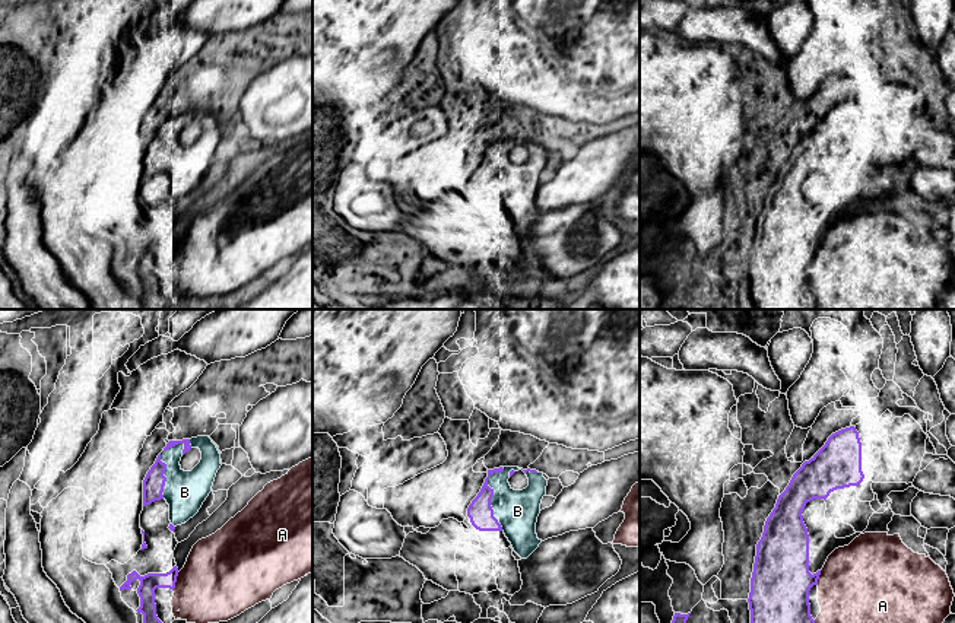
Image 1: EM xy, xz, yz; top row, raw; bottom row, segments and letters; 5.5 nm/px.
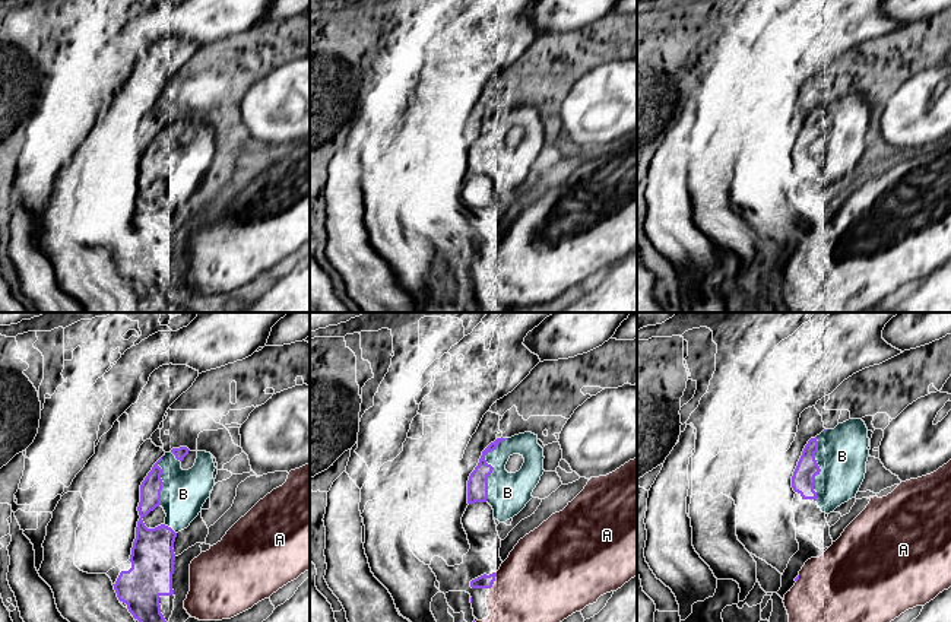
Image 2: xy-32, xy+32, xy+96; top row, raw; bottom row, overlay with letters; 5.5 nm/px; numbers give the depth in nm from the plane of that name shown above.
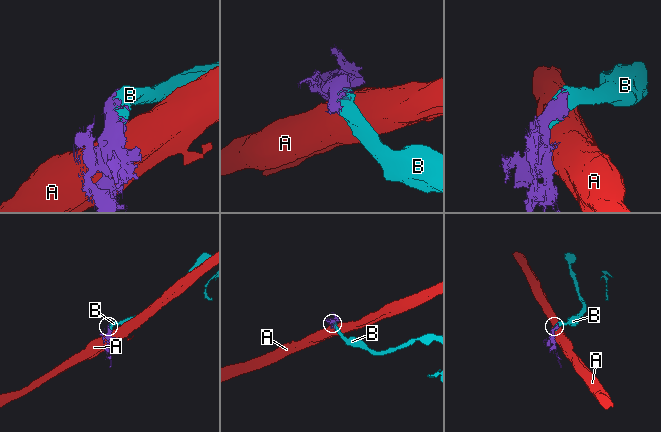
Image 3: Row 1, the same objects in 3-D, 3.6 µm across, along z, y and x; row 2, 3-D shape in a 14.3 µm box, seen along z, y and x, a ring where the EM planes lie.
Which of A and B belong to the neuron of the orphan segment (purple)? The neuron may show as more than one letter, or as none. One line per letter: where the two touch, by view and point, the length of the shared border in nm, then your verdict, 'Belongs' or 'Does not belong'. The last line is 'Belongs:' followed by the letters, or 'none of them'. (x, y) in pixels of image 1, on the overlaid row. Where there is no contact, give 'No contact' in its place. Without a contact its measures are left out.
A: Touches purple at xy (175, 581). Shared border 110 nm. Does not belong
B: Touches purple at xz (492, 495). Shared border 360 nm. Belongs
Belongs: B

